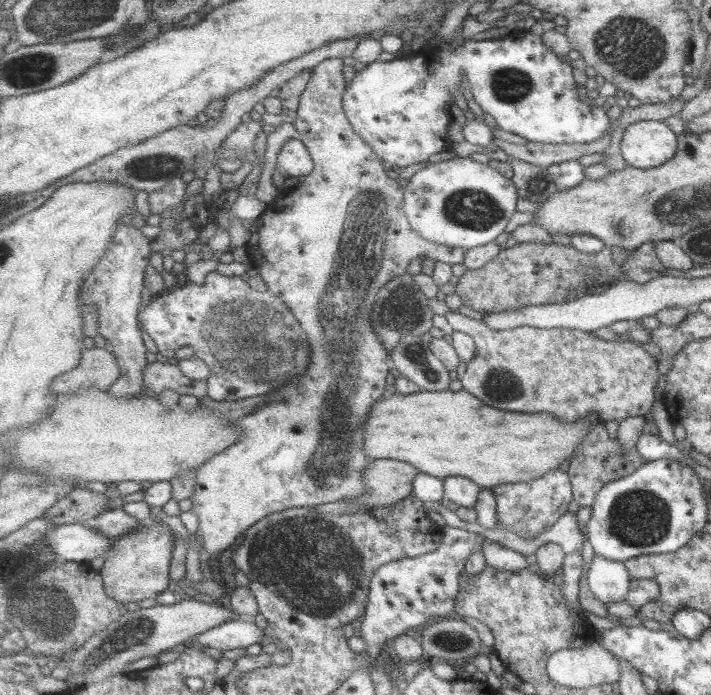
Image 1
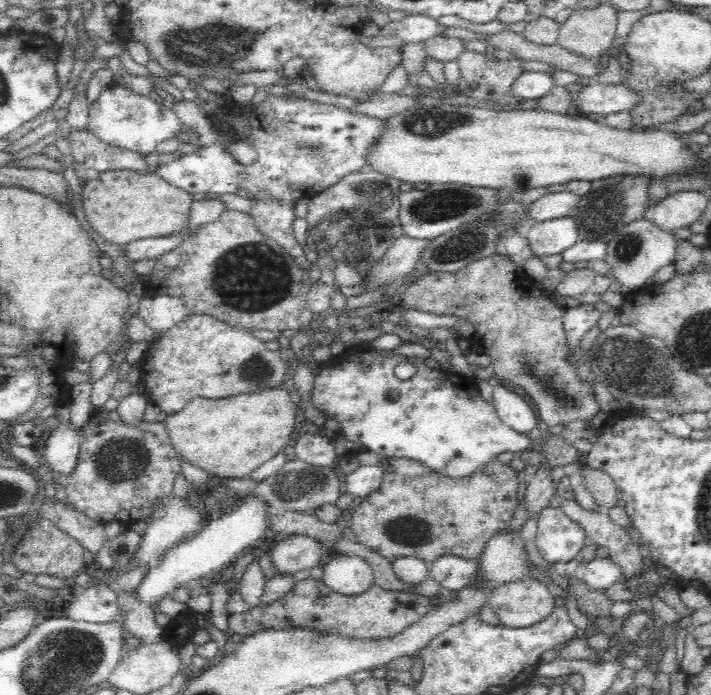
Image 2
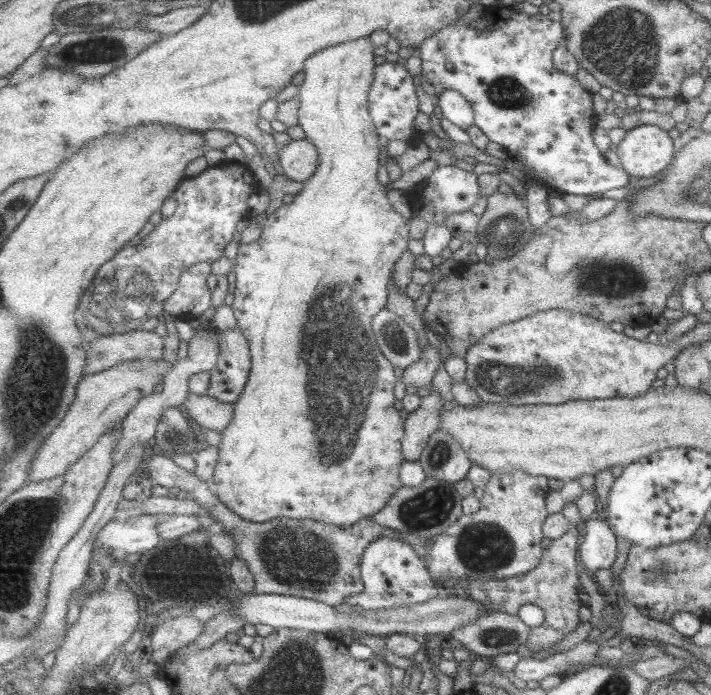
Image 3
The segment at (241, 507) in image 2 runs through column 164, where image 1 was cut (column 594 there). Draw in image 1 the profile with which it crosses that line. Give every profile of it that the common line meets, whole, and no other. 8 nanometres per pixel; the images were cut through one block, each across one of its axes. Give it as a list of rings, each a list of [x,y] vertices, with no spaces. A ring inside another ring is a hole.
[[[594,555],[588,568],[587,581],[595,597],[604,602],[622,602],[630,586],[630,573],[625,563]]]

